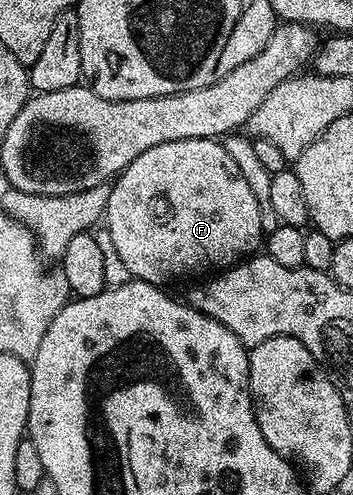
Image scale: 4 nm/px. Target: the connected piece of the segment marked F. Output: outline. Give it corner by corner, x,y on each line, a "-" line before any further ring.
190,138
178,142
162,142
142,154
138,154
138,158
134,158
134,162
130,162
130,166
126,166
109,187
108,205
102,220
106,225
106,231
110,234
110,242
114,242
114,250
118,250
118,255
122,257
122,263
126,265
129,277
134,280
145,280
147,284
157,286
168,286
171,280
180,280
183,276
201,275
200,277
203,277
205,275
203,272
207,268
227,270
232,265
240,263
241,260
251,257
259,249
256,248
259,244
261,247
266,236
266,233
262,230
262,214
258,210
258,198
254,198
254,190
250,190
246,178
242,178
242,170
238,170
234,158
230,158
230,154
226,154
223,143
216,138
206,140

